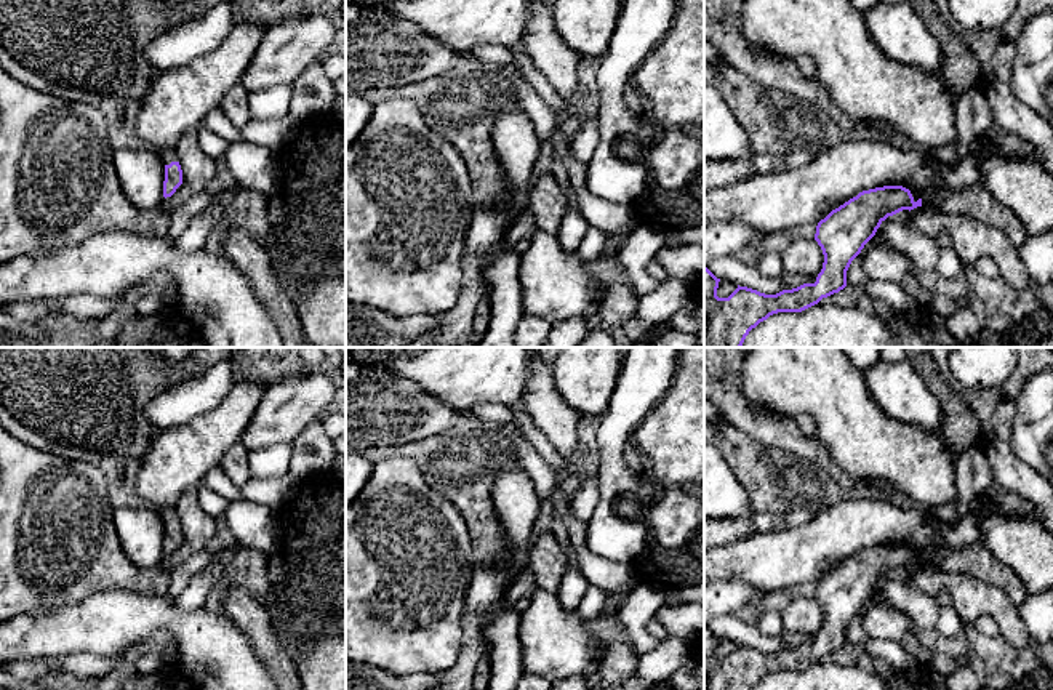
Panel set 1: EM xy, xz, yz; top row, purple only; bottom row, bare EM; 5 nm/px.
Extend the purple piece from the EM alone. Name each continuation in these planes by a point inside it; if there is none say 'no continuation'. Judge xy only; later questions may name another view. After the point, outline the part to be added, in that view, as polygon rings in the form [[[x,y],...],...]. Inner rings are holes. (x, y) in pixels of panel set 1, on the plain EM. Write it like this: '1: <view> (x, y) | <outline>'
1: xy (167, 514) | [[[165,506],[158,509],[158,514],[163,524],[170,524],[171,520],[179,520],[173,506]]]

